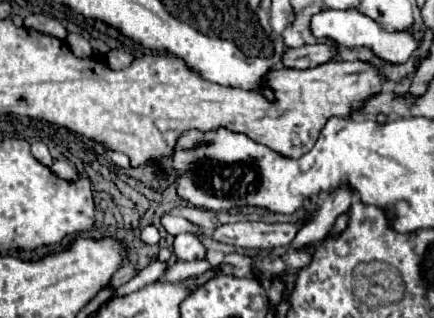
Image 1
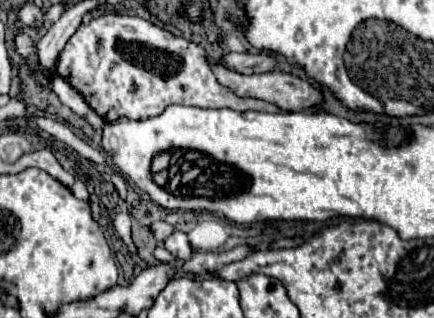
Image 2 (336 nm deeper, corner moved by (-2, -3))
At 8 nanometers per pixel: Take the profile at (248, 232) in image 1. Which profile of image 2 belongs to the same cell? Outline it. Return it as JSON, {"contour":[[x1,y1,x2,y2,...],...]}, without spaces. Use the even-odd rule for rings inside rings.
{"contour":[[160,221,160,223,152,223,152,225,150,225,150,231,152,231,154,239,156,239,158,243,162,243,162,241,164,241,172,231,174,231,174,225]]}

